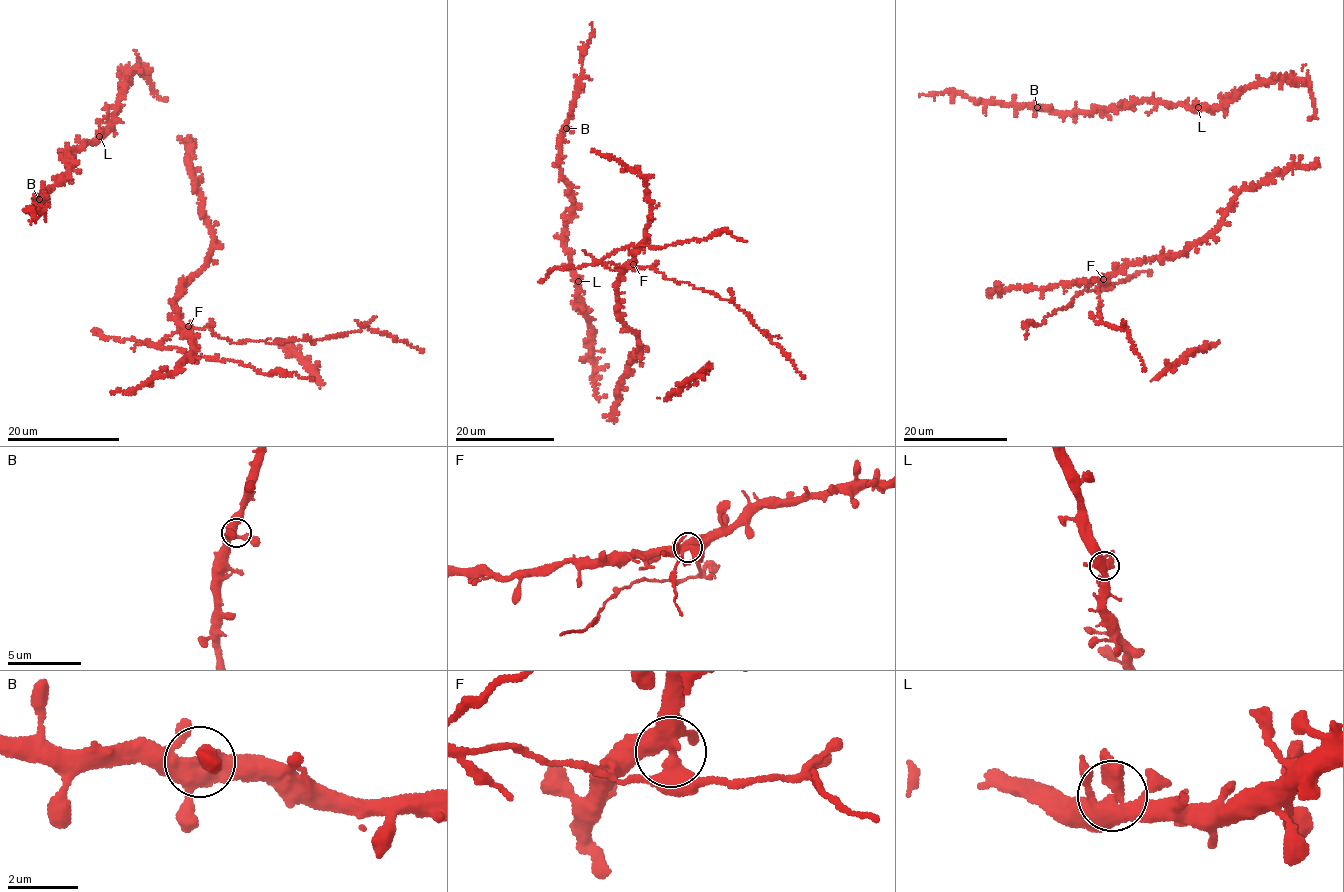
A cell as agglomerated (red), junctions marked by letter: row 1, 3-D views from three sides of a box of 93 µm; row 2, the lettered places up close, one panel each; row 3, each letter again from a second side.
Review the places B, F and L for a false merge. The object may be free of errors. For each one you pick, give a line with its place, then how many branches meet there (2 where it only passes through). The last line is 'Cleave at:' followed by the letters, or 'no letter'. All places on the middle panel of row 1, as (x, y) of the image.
F: Place: (633, 264). Branches: 5
Cleave at: F

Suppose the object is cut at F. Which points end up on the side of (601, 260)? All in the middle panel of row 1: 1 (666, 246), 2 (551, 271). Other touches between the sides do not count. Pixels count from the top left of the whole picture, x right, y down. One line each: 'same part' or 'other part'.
1: same part
2: same part

